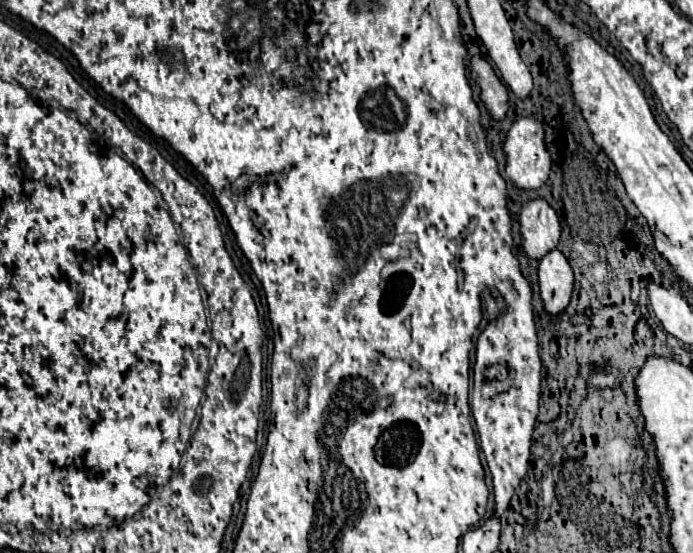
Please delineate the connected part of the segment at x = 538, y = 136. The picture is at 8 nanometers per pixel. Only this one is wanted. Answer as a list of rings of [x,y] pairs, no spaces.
[[[521,118],[517,120],[505,140],[505,156],[507,156],[507,166],[505,172],[509,178],[515,180],[515,184],[523,190],[533,190],[543,186],[543,182],[551,174],[551,152],[545,144],[545,126],[537,118]]]

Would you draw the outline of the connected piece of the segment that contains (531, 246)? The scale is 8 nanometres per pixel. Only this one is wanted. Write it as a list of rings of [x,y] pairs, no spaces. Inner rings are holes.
[[[535,198],[523,204],[519,224],[523,234],[523,248],[531,258],[543,258],[559,244],[559,216],[545,198]]]

